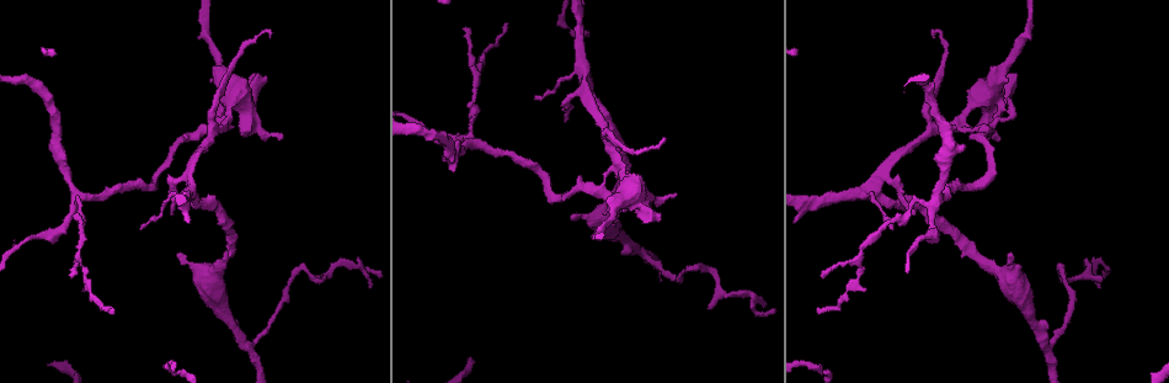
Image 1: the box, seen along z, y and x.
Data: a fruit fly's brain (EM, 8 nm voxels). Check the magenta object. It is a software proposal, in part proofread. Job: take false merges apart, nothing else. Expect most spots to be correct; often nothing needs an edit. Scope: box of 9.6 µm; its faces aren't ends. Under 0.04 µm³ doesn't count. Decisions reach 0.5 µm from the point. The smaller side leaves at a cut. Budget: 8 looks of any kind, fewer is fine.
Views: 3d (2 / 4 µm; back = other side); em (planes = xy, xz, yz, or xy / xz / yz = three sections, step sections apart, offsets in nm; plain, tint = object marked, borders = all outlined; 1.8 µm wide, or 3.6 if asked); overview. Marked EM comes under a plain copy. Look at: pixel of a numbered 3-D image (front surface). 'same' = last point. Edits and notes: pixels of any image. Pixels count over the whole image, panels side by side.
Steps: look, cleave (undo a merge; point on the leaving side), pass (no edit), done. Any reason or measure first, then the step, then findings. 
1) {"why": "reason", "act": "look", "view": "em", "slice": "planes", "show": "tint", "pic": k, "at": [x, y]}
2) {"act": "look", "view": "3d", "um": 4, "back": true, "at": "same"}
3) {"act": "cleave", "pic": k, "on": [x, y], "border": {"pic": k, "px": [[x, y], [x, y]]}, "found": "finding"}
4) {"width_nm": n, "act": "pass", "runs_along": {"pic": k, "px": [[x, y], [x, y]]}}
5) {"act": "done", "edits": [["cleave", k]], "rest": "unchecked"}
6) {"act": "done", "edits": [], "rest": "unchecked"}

{"why": "three-way junction", "act": "look", "view": "3d", "um": 4, "pic": 1, "at": [585, 83]}

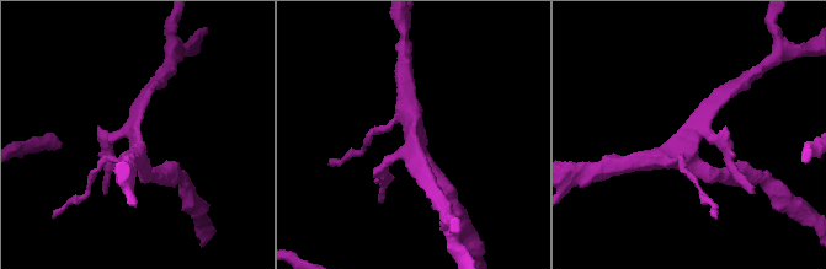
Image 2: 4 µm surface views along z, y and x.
{"act": "look", "view": "em", "um": 3.6, "slice": "planes", "show": "tint", "pic": 2, "at": [136, 139]}

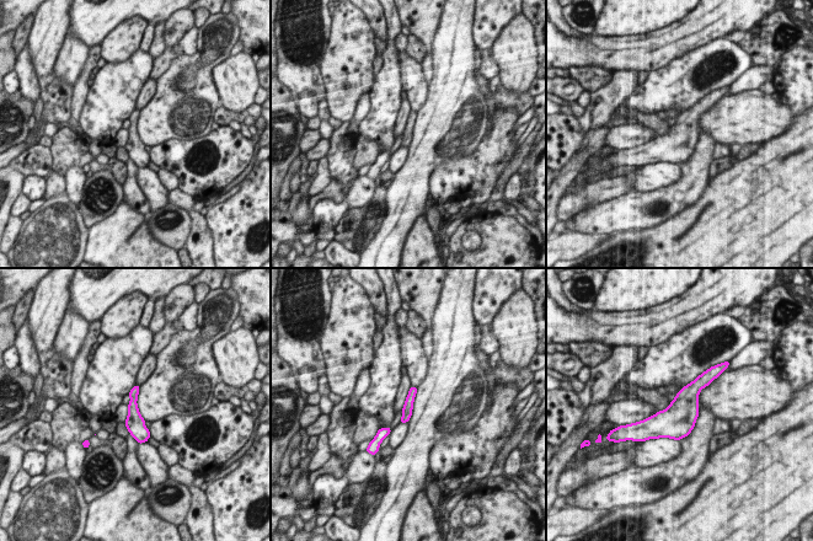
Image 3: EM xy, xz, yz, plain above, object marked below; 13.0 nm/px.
{"act": "pass", "runs_along": {"pic": 3, "px": [[135, 389], [133, 416], [143, 439]]}, "found": "one cell here"}

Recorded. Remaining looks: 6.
{"why": "four or more arms meet", "act": "look", "view": "3d", "um": 4, "pic": 1, "at": [999, 98]}

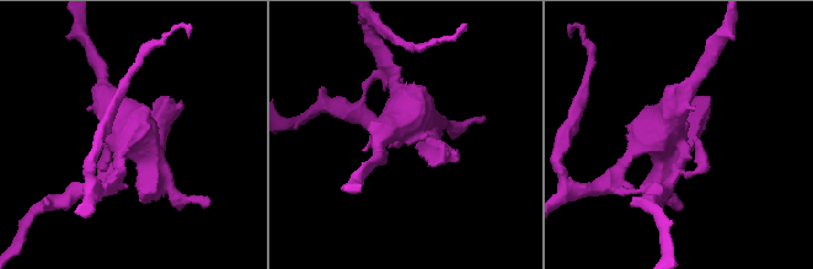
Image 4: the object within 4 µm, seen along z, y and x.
{"act": "look", "view": "em", "slice": "xy", "step": 8, "show": "tint", "pic": 4, "at": [675, 139]}

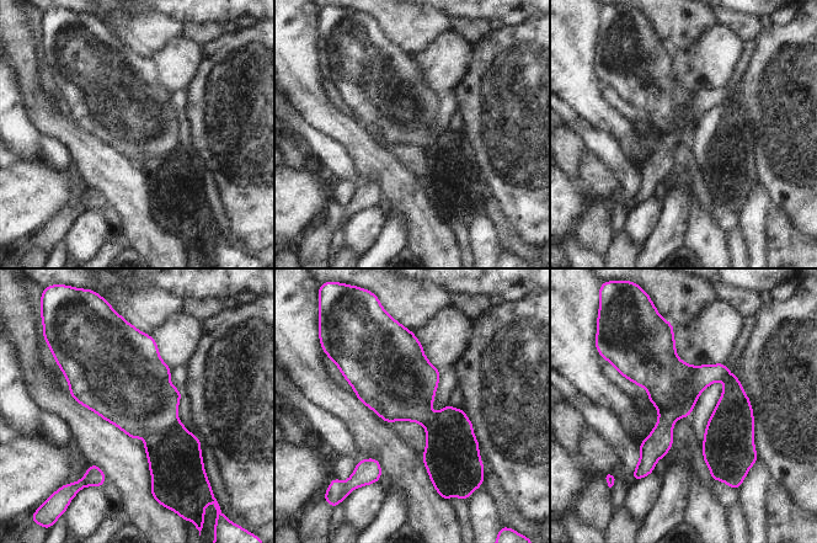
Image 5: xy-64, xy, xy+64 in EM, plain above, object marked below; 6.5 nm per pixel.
{"act": "cleave", "pic": 5, "on": [703, 376], "part_leaving": {"pic": 5, "px": [[722, 367], [665, 424], [647, 467]]}, "found": "a second cell is stuck on"}

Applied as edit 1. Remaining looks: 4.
{"why": "redraw", "act": "look", "view": "overview"}

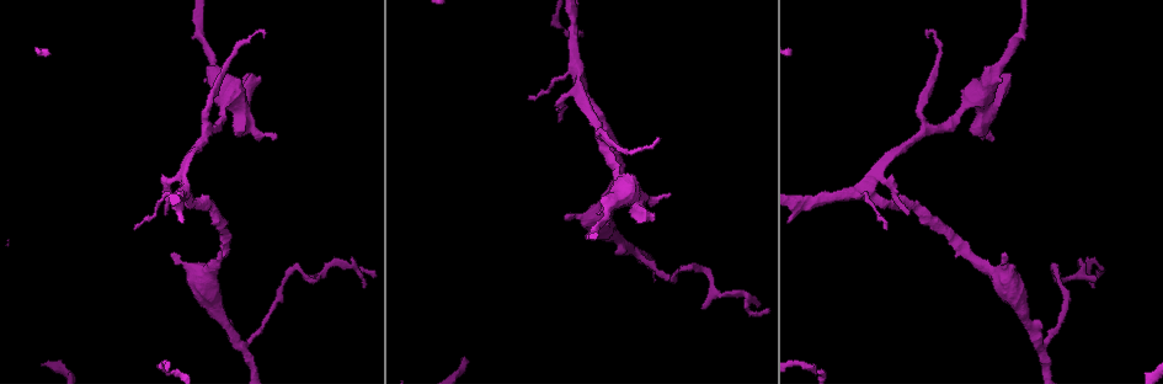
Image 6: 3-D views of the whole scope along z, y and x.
{"why": "arms part here", "act": "look", "view": "em", "slice": "planes", "show": "tint", "pic": 6, "at": [208, 129]}

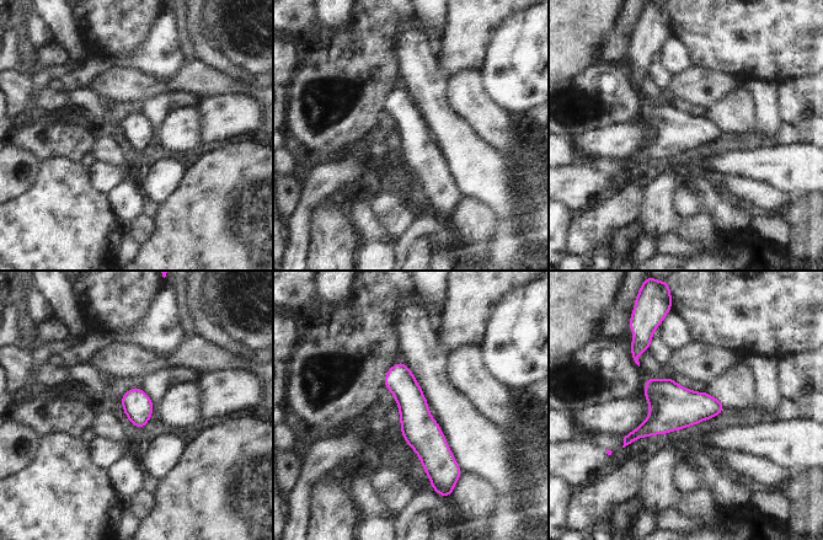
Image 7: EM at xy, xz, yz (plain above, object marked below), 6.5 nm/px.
{"width_nm": 190, "act": "pass", "found": "all the same cell"}

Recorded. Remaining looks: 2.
{"why": "calibre changes", "act": "look", "view": "em", "slice": "yz", "step": 16, "show": "tint", "pic": 6, "at": [239, 343]}

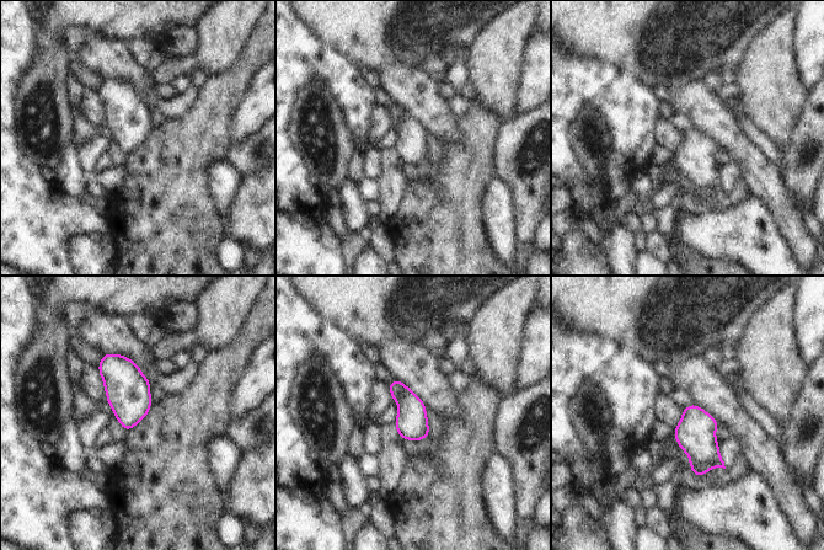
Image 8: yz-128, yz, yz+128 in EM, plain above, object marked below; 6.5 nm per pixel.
{"why": "another direction", "act": "look", "view": "em", "slice": "planes", "show": "tint", "at": "same"}

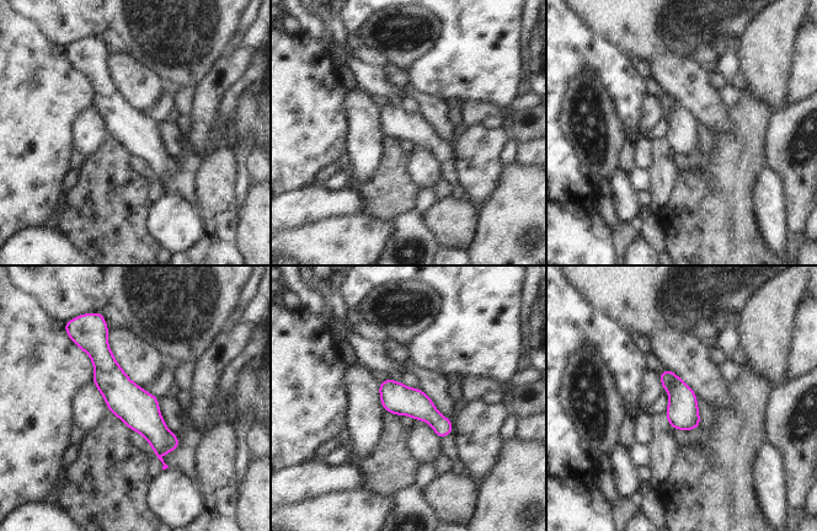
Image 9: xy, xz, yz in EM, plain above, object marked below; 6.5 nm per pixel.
{"width_nm": 200, "act": "pass", "runs_along": {"pic": 9, "px": [[95, 341], [111, 381], [171, 448]]}, "found": "one cell here"}

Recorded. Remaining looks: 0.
{"act": "done", "edits": [["cleave", 5]], "rest": "unchecked"}

